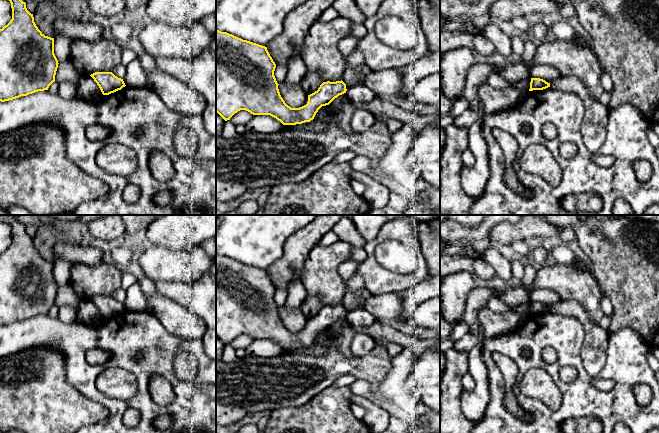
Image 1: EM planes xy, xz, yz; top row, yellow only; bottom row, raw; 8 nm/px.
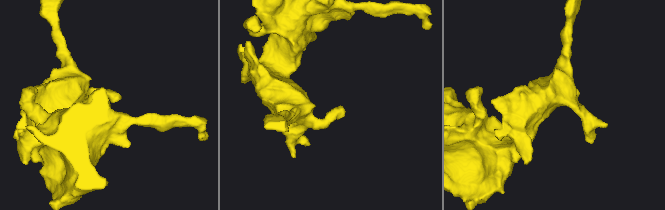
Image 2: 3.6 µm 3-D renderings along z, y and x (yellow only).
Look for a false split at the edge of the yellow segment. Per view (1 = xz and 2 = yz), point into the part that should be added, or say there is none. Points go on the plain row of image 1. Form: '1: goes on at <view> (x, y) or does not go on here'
1: does not go on here
2: does not go on here

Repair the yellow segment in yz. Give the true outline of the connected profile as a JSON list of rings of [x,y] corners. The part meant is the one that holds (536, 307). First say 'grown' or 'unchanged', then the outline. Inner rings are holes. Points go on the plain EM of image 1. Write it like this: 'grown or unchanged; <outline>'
unchanged; [[[531,302],[529,315],[543,314],[548,311],[550,311],[550,307],[546,306],[545,304],[540,302]]]

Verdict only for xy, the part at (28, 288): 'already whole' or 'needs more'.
already whole

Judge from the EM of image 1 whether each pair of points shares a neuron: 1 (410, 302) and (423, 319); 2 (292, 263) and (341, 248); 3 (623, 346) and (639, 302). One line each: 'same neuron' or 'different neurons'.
1: different neurons
2: different neurons
3: different neurons

